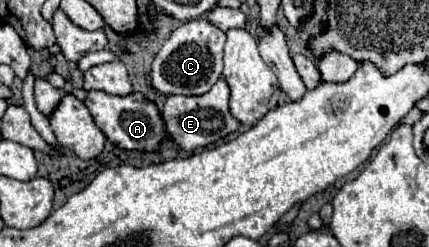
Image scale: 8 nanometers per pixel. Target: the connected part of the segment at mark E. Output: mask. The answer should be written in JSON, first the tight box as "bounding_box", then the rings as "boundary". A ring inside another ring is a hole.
{"bounding_box":[161,77,241,151],"boundary":[[[223,77],[203,95],[169,95],[161,115],[165,119],[169,137],[185,151],[217,143],[219,139],[225,139],[229,133],[237,131],[241,125],[229,113],[229,85]]]}

